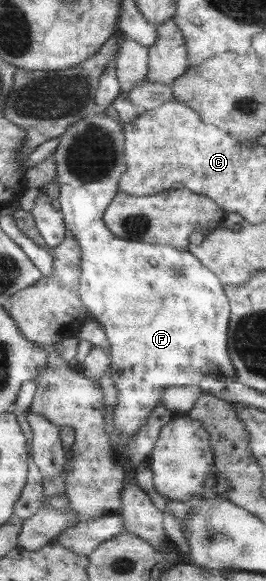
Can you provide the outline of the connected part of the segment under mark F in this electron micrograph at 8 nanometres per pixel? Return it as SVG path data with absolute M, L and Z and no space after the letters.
M98 113L71 125L60 137L59 146L53 153L56 163L54 179L59 188L59 211L63 214L67 230L75 236L81 252L80 298L94 320L101 324L108 340L108 376L116 385L118 394L118 405L112 413L115 427L121 436L119 442L116 442L116 450L122 456L127 476L132 478L137 472L129 462L127 446L139 428L143 427L152 410L161 404L164 388L198 385L206 376L237 380L228 358L231 308L225 285L190 251L165 244L124 241L110 232L104 224L103 214L118 194L120 177L127 167L122 126L110 116Z

